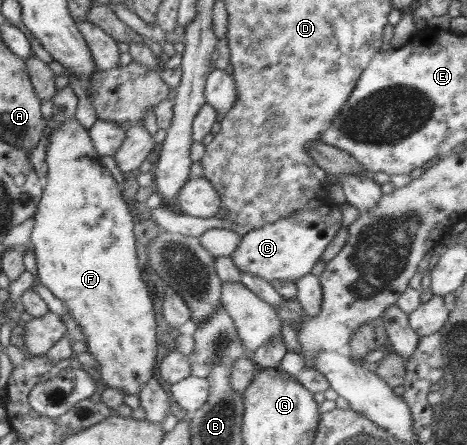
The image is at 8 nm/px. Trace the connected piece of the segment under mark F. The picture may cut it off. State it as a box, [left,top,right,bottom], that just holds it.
[31,118,157,394]

